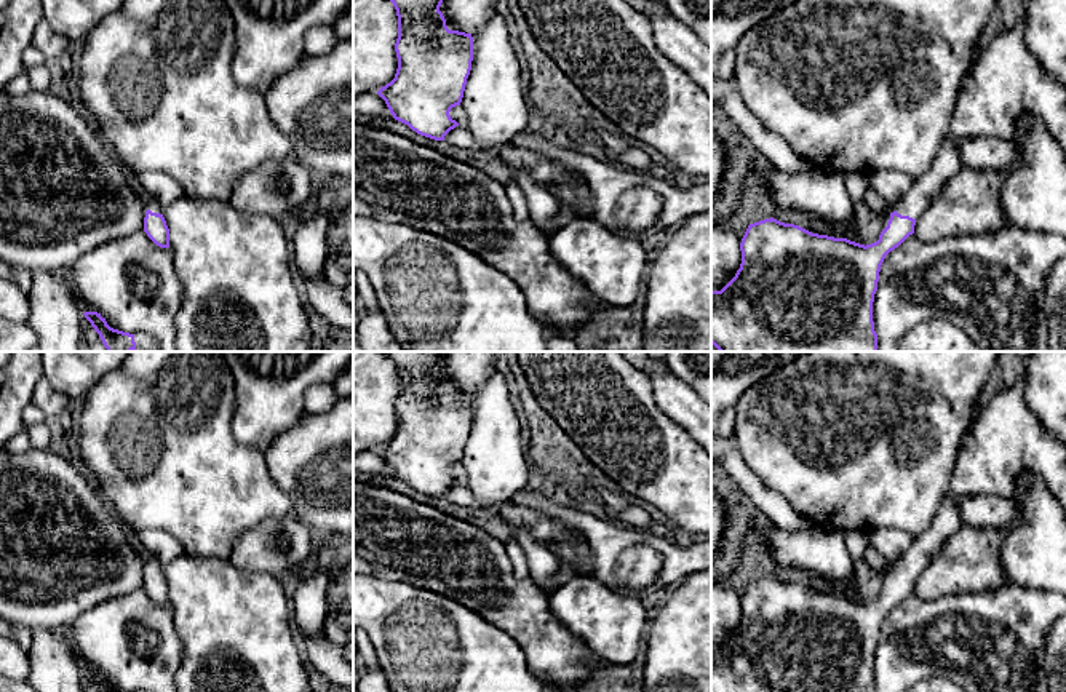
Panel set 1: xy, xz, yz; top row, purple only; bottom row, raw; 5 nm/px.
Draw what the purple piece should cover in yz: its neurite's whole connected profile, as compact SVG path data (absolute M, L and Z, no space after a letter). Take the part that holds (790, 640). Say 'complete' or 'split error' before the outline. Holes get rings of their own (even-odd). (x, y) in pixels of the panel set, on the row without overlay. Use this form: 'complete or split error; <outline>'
split error; M949 494L930 527L890 564L879 596L866 604L774 575L750 582L740 626L721 649L711 649L711 692L876 692L873 660L885 614L914 591L916 577L962 524L957 499Z

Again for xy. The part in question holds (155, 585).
split error; M150 556L144 563L144 590L160 606L169 606L169 587L161 572L161 561Z

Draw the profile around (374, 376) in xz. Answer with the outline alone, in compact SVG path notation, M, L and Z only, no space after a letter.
M353 352L353 455L376 451L395 436L398 374L384 352Z

